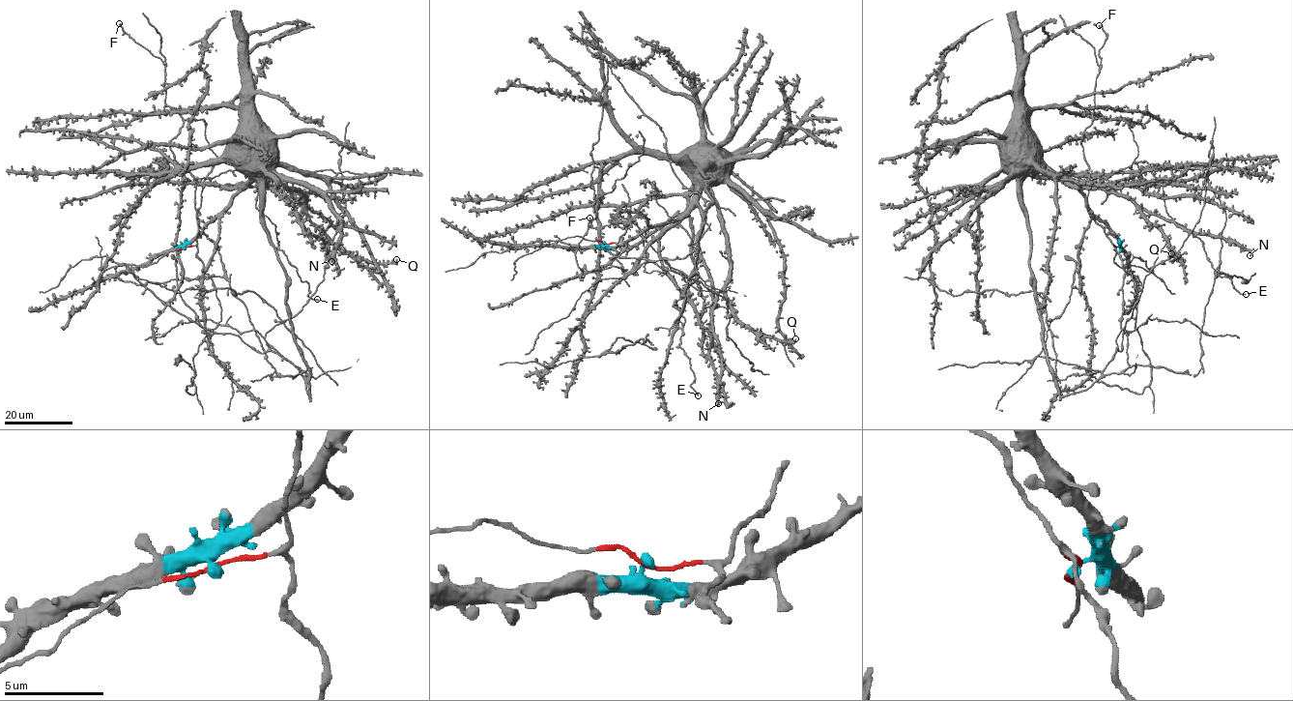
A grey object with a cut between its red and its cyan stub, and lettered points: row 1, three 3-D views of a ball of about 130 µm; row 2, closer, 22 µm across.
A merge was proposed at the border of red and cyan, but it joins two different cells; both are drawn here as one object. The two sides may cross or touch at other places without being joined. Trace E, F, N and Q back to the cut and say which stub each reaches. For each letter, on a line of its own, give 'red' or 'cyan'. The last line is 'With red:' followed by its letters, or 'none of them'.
E: red
F: red
N: cyan
Q: cyan
With red: E, F

